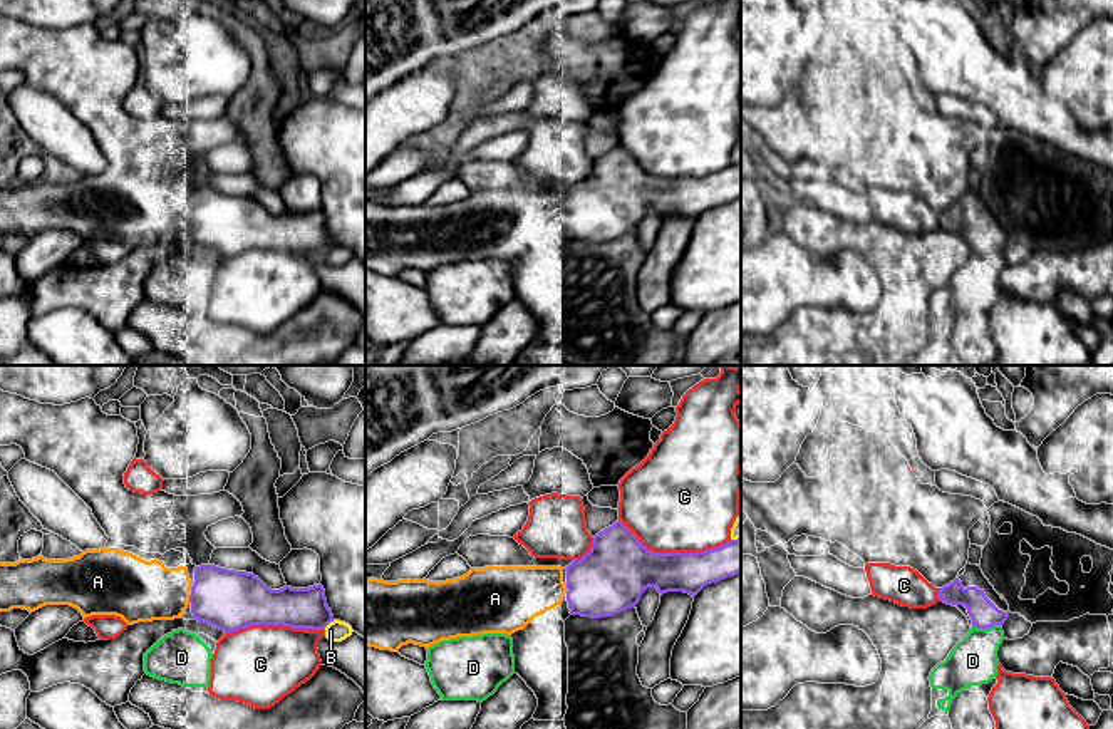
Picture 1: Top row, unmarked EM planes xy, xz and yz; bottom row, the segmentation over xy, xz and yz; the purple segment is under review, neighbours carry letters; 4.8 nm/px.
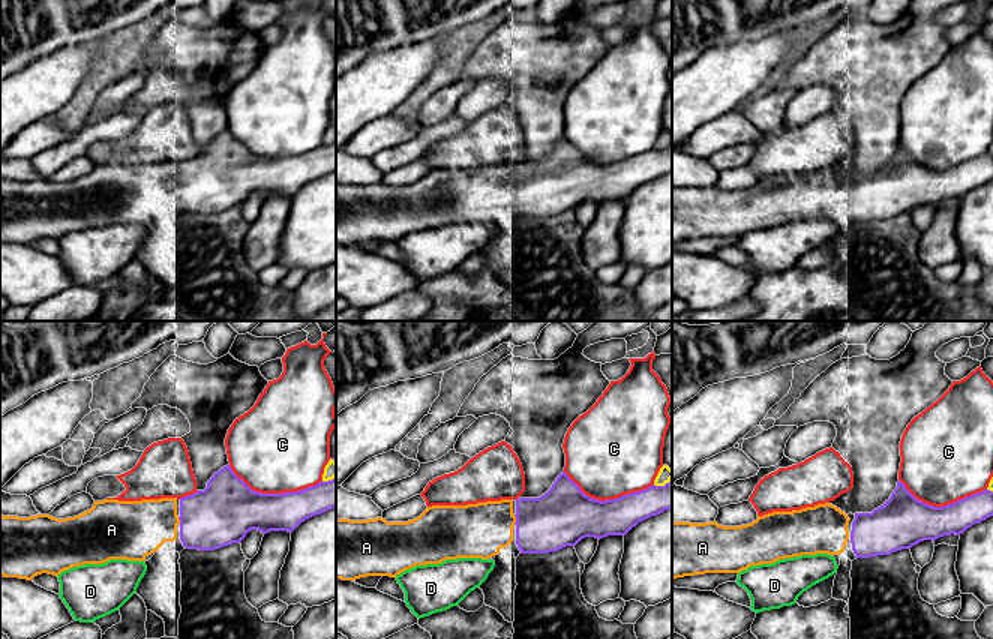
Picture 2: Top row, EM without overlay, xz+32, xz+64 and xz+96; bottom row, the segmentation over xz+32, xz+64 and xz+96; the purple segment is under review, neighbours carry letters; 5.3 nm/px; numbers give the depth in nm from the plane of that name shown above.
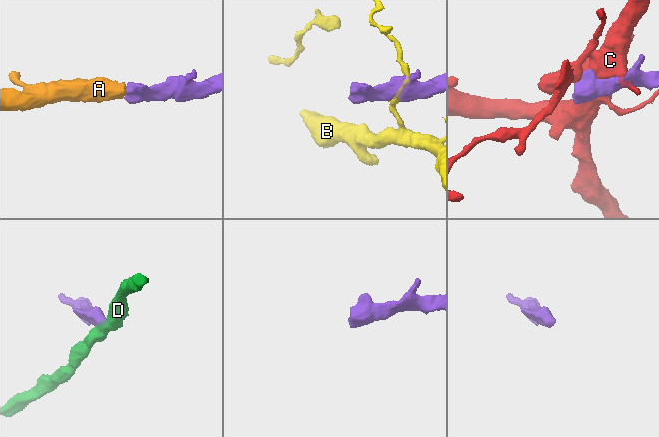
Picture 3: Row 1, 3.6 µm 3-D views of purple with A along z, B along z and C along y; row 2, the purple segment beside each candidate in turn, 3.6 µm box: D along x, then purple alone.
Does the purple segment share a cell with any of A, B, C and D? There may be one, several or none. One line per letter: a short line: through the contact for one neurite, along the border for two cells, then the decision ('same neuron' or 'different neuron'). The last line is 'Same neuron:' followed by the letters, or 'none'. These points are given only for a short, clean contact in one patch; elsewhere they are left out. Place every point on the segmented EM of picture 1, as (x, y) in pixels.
A: same neuron
B: different neuron
C: different neuron
D: different neuron
Same neuron: A

